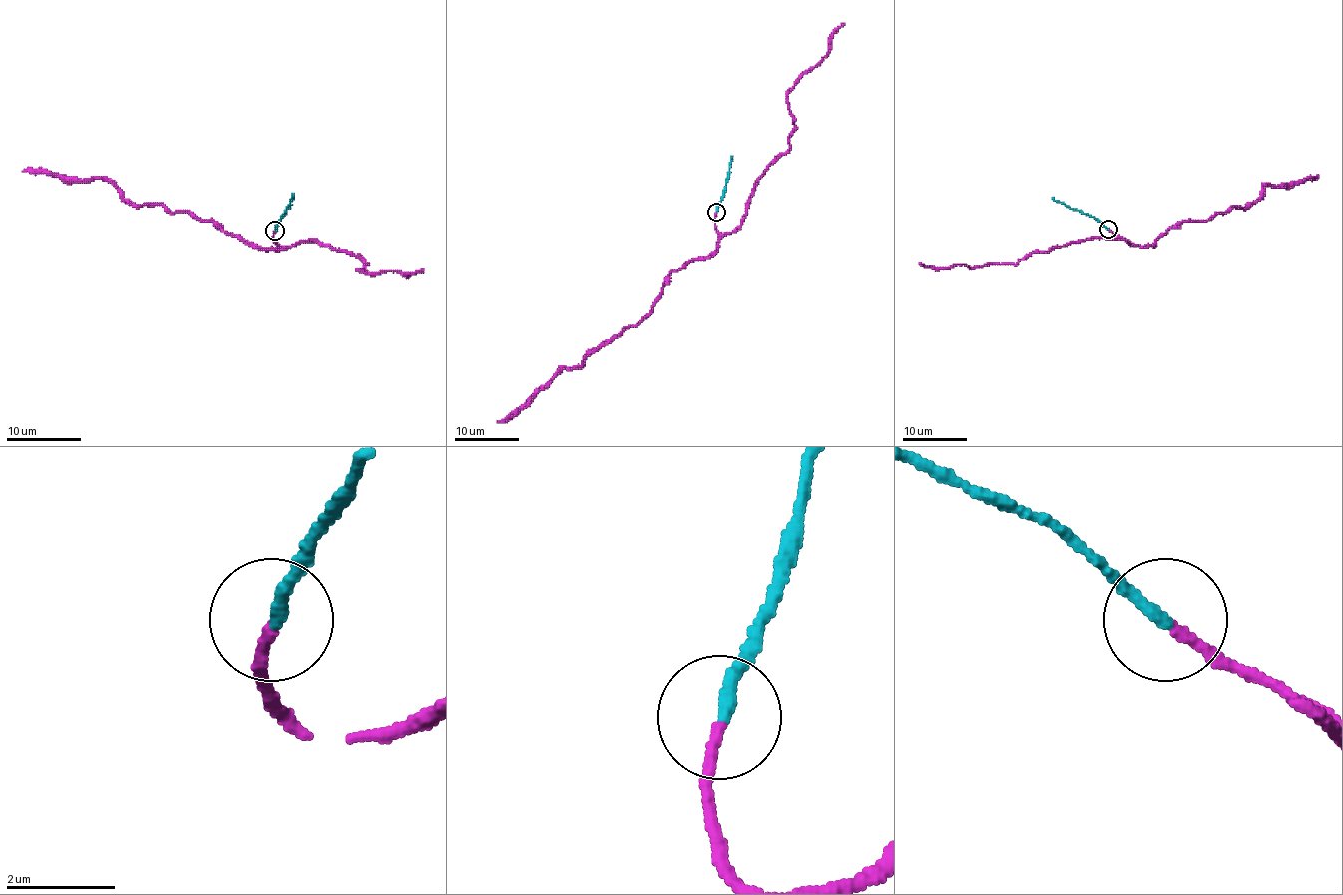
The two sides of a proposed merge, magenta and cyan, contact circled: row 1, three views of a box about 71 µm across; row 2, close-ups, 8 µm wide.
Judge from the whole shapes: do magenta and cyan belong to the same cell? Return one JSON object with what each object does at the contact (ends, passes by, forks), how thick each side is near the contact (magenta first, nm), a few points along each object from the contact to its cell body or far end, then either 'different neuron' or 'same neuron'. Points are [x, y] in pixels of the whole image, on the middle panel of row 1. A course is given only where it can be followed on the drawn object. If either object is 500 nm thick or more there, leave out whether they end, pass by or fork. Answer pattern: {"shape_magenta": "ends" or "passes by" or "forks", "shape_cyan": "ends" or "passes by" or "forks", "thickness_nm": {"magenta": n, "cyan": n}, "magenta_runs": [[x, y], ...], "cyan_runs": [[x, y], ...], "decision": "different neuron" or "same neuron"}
{"shape_magenta": "ends", "shape_cyan": "ends", "thickness_nm": {"magenta": 170, "cyan": 240}, "magenta_runs": [[716, 213], [713, 252], [671, 273], [653, 309], [635, 325], [614, 334], [580, 365], [560, 369], [497, 422]], "cyan_runs": [[716, 213], [732, 156]], "decision": "same neuron"}

